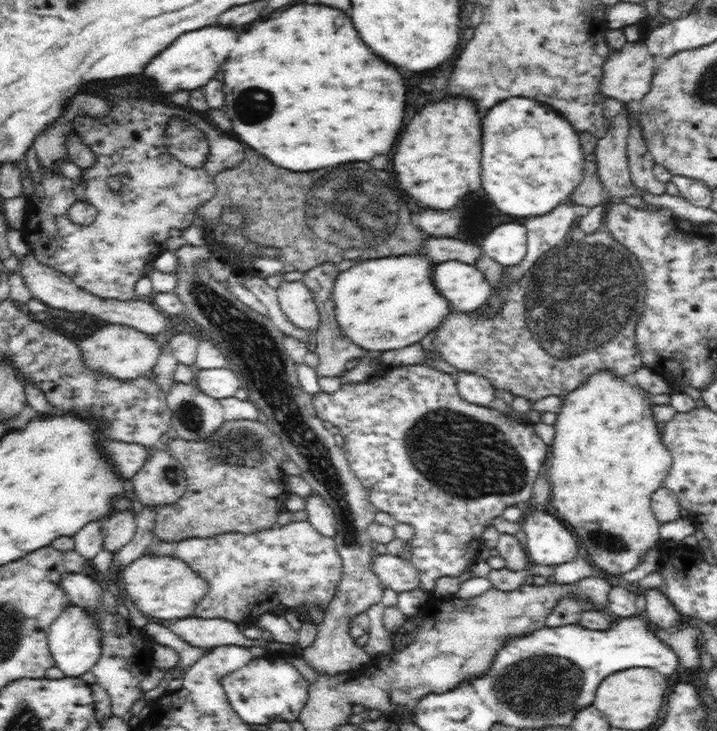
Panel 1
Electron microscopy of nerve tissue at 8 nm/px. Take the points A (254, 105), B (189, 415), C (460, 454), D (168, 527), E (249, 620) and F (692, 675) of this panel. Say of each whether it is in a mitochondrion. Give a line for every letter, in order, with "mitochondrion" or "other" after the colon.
A: mitochondrion
B: mitochondrion
C: mitochondrion
D: other
E: other
F: other

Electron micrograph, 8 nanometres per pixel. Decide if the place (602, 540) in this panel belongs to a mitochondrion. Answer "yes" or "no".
yes

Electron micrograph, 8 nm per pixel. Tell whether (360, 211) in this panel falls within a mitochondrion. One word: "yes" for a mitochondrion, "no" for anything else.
yes

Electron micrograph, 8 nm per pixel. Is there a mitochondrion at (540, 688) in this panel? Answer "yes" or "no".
yes

